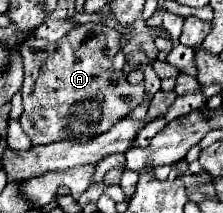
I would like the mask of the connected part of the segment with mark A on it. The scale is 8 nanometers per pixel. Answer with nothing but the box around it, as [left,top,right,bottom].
[20,22,144,146]

